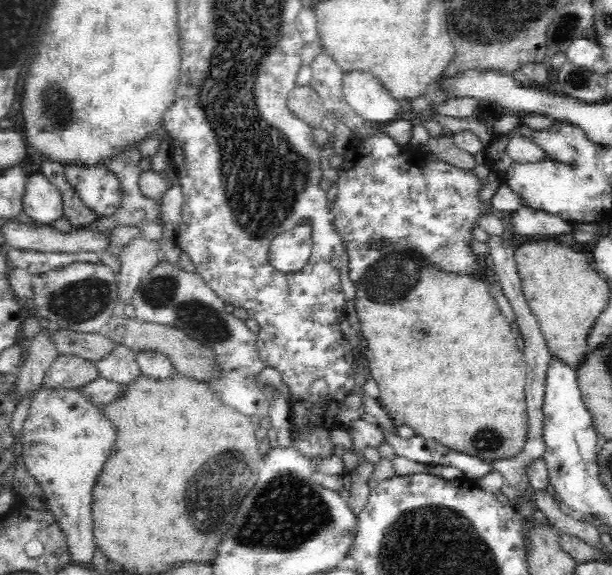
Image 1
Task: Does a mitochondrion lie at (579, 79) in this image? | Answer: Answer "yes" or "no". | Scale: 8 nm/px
yes

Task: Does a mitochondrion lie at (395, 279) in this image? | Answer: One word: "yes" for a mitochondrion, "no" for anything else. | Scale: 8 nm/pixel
yes

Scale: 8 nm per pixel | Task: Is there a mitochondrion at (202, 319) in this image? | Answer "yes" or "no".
yes

